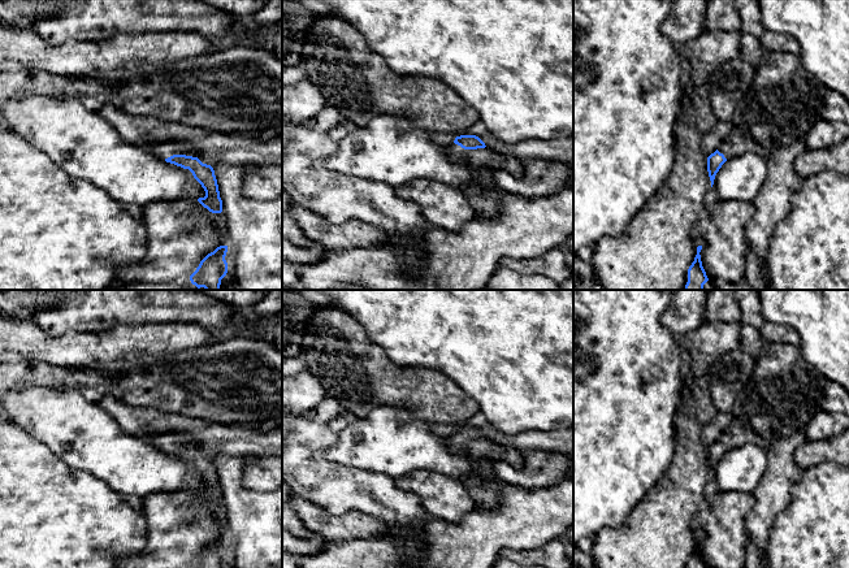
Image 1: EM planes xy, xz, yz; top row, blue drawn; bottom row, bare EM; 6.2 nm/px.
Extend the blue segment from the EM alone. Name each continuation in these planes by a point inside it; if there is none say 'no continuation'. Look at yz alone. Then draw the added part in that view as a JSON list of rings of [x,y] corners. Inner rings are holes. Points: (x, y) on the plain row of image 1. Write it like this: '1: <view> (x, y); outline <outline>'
1: yz (784, 393); outline [[[764,342],[748,385],[737,395],[731,421],[718,442],[732,450],[748,443],[768,450],[781,437],[790,435],[822,409],[826,378],[802,356],[800,346]]]

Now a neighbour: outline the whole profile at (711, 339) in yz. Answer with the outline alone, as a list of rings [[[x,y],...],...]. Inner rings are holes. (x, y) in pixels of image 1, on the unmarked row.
[[[706,321],[696,331],[684,335],[684,346],[692,360],[692,370],[705,374],[722,355],[740,350],[738,324]]]

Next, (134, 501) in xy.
[[[118,494],[127,504],[130,504],[135,511],[143,512],[143,498],[135,494]]]

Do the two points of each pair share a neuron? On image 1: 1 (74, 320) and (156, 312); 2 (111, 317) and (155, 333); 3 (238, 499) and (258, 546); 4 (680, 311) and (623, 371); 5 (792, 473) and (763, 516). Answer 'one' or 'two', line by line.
1: one
2: two
3: one
4: two
5: one

